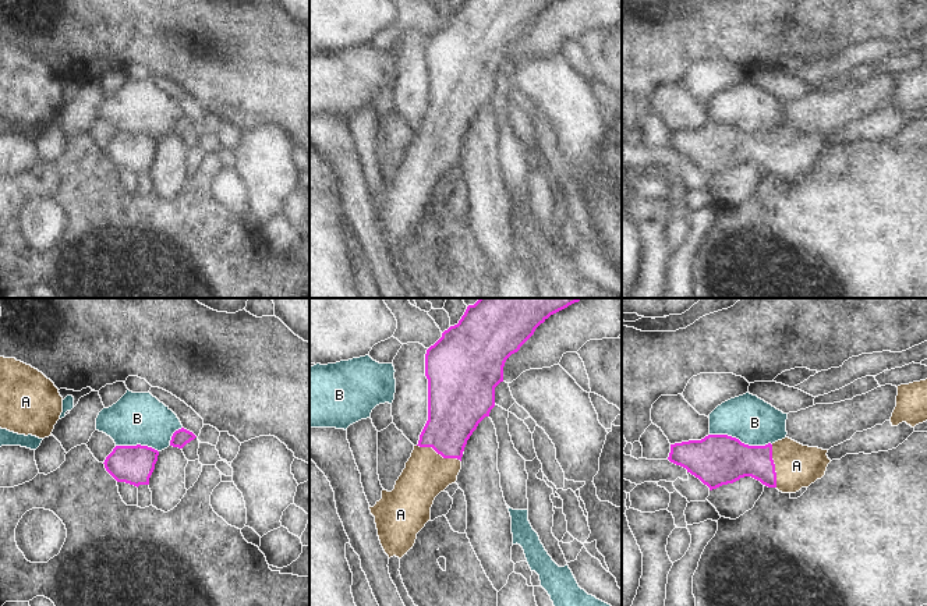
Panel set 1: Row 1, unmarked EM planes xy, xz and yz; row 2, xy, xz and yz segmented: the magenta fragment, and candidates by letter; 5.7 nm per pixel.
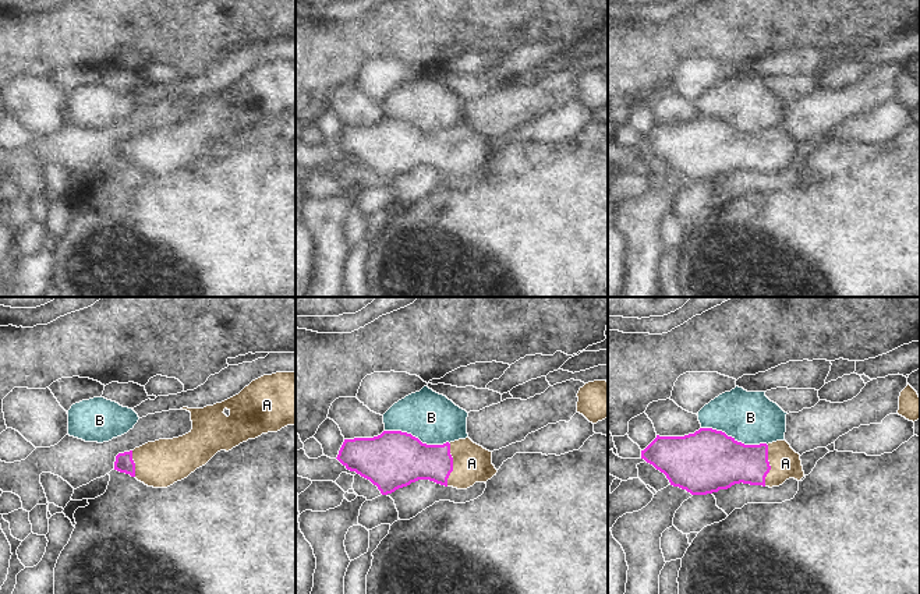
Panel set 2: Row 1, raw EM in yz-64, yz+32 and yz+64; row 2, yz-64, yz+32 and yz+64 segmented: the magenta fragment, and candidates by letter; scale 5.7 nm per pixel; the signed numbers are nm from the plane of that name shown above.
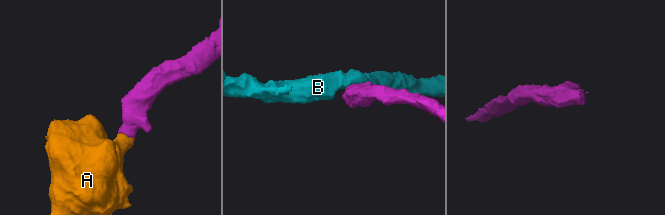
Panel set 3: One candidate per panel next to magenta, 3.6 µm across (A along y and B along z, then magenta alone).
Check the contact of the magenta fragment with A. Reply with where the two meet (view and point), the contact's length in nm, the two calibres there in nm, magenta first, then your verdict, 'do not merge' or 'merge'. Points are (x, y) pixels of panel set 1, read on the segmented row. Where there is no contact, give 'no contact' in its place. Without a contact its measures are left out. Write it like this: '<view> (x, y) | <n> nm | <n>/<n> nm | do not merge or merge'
xz (439, 453) | 280 nm | 300/260 nm | merge

